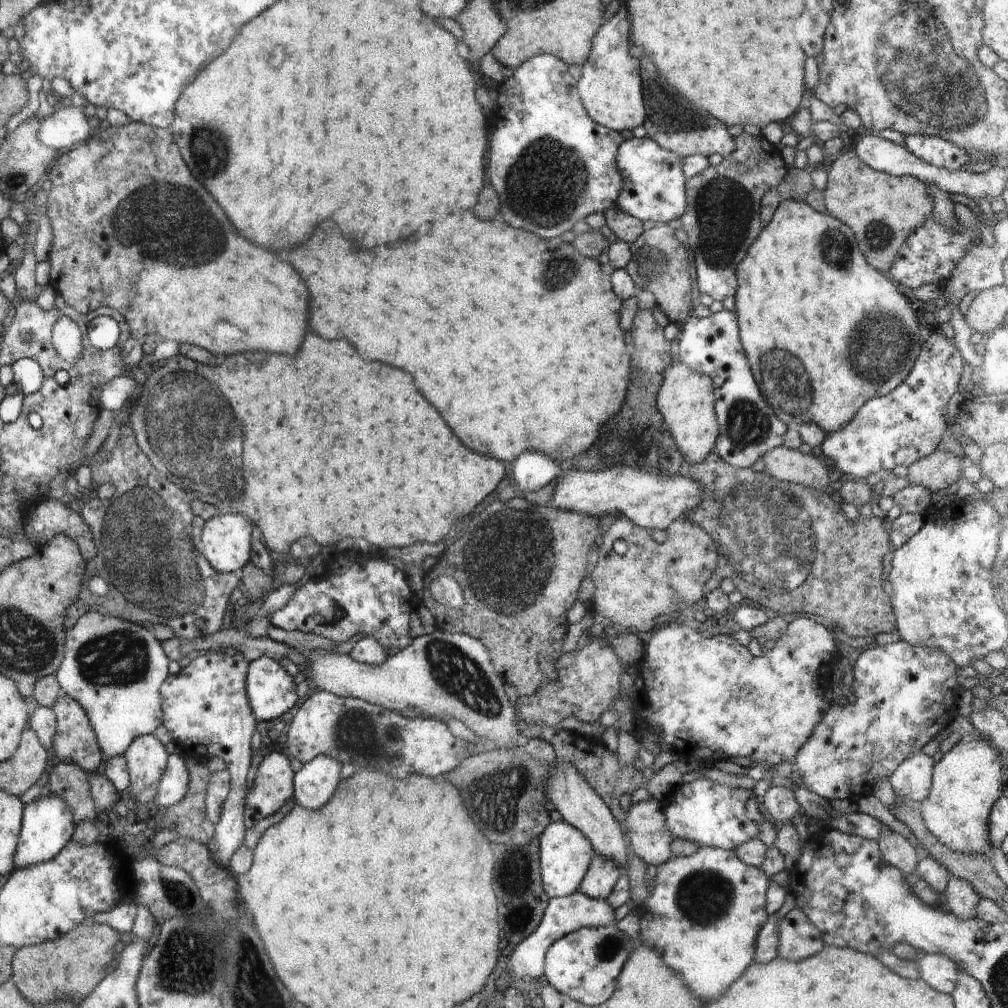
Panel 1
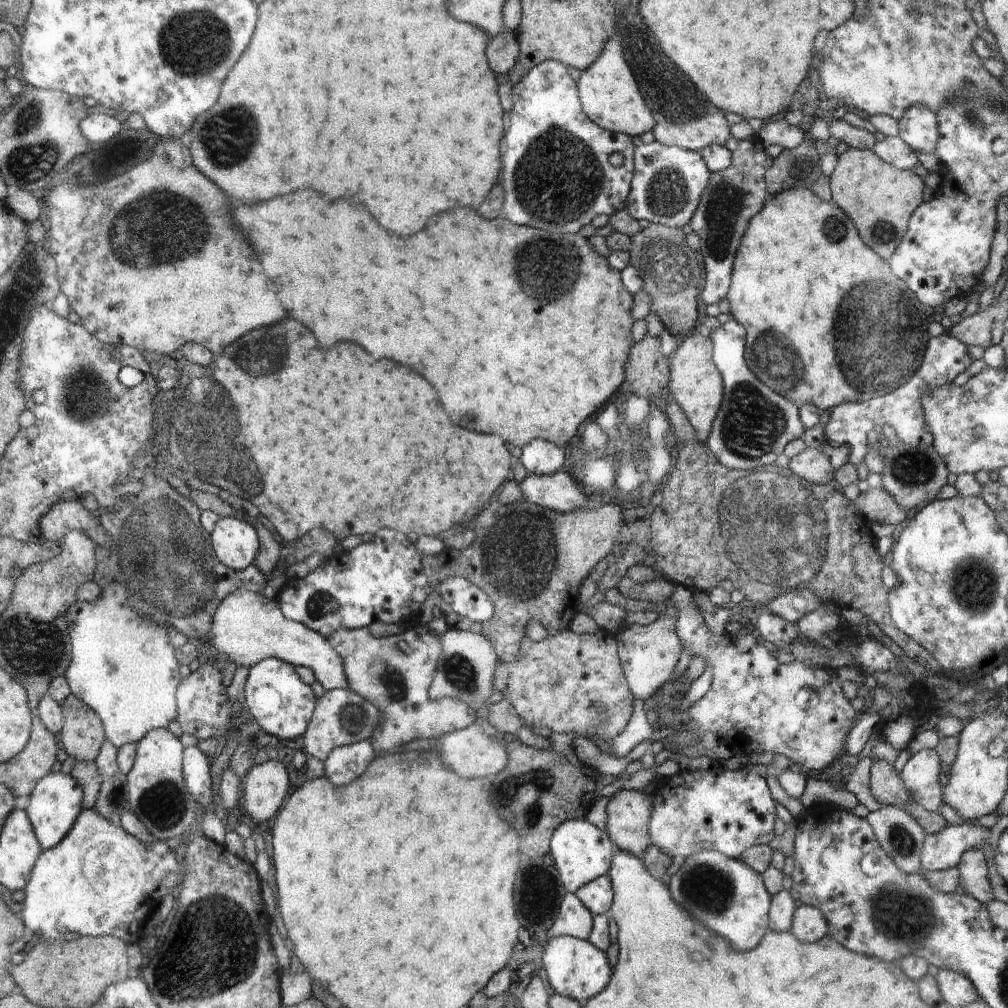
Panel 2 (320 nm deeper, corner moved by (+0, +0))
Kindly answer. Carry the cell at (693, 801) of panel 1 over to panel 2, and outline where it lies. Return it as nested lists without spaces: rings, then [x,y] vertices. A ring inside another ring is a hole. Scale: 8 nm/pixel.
[[[722,766],[708,770],[681,770],[672,776],[656,779],[654,790],[648,793],[652,803],[651,835],[652,842],[664,854],[671,856],[696,855],[700,851],[718,851],[733,859],[754,845],[768,845],[775,837],[776,822],[775,800],[771,795],[764,777],[747,767],[740,770],[724,770]]]

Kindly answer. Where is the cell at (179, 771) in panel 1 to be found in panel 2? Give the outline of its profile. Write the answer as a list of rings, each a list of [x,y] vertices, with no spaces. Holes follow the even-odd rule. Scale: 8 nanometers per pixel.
[[[189,746],[184,755],[184,780],[193,799],[204,808],[214,806],[210,790],[210,762],[198,746]]]

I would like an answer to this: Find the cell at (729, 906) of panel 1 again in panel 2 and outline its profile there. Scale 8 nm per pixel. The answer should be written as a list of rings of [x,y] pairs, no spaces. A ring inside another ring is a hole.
[[[700,851],[685,858],[678,872],[671,876],[668,886],[672,898],[683,909],[726,939],[737,951],[756,948],[770,930],[771,896],[764,886],[763,876],[739,858],[733,859],[718,851]]]

